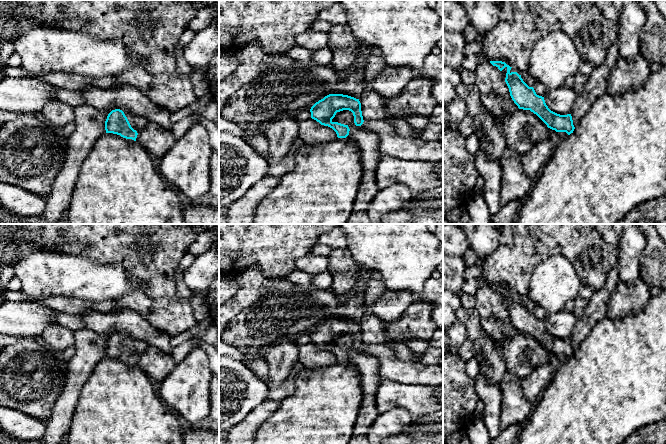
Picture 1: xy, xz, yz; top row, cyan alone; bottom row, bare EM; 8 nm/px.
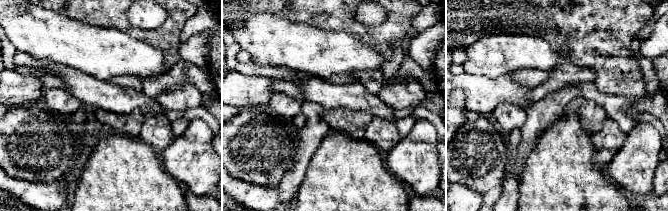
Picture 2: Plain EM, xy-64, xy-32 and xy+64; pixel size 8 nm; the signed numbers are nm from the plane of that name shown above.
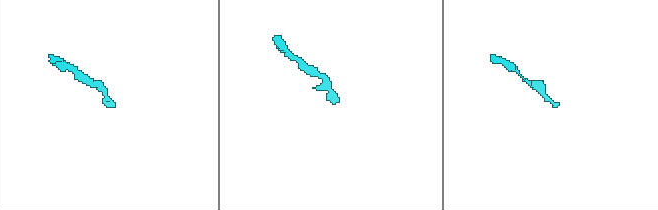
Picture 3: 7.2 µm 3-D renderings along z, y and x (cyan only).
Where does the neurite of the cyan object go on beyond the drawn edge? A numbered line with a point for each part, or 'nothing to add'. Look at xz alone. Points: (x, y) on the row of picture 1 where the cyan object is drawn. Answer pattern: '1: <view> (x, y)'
1: xz (368, 142)

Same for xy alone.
1: xy (138, 123)

